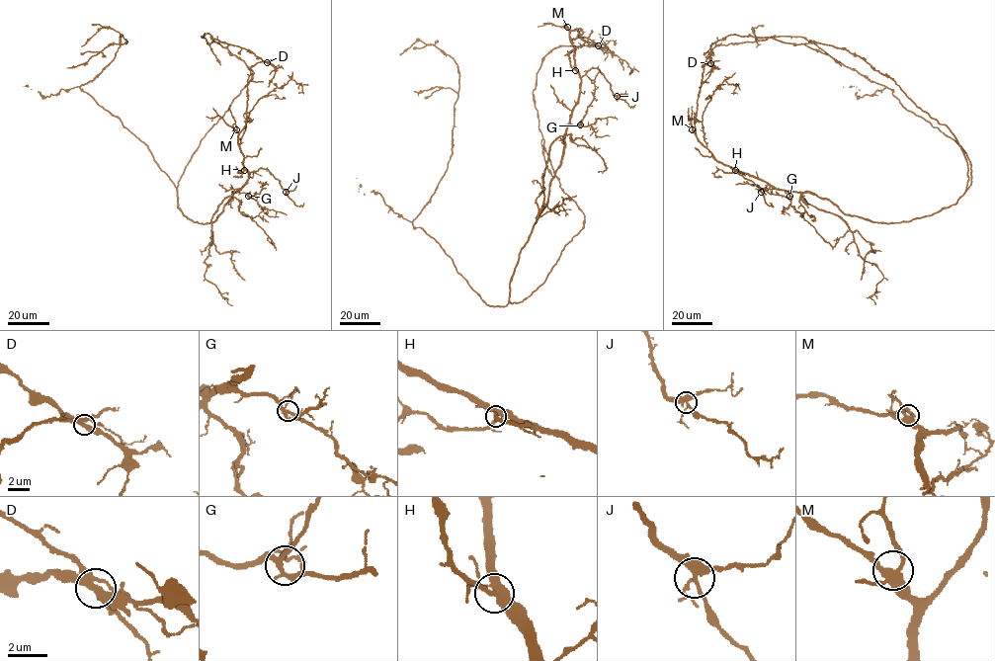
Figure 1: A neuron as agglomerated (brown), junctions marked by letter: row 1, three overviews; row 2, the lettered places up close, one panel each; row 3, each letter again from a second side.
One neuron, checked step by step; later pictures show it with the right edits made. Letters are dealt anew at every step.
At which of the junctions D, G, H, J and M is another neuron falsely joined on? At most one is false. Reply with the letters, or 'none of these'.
none of these

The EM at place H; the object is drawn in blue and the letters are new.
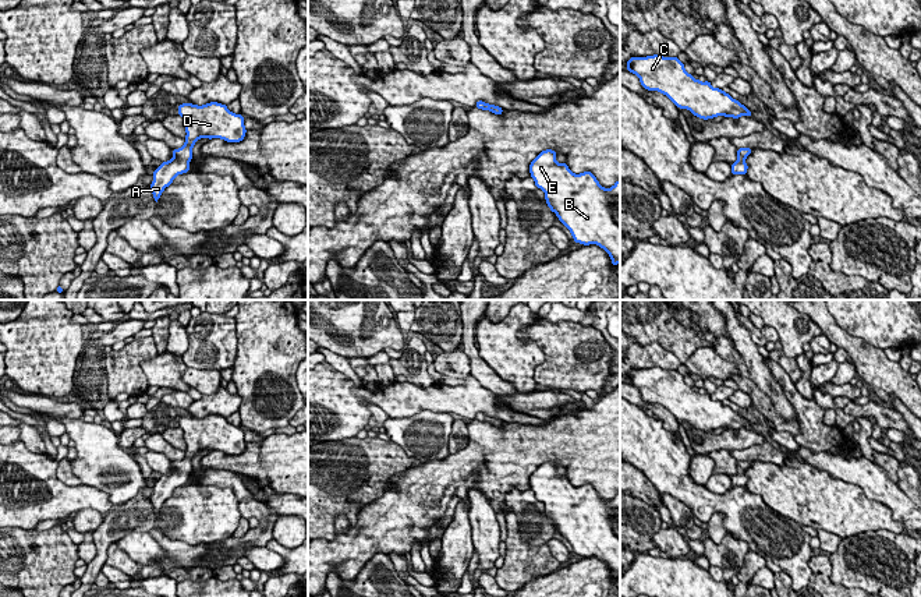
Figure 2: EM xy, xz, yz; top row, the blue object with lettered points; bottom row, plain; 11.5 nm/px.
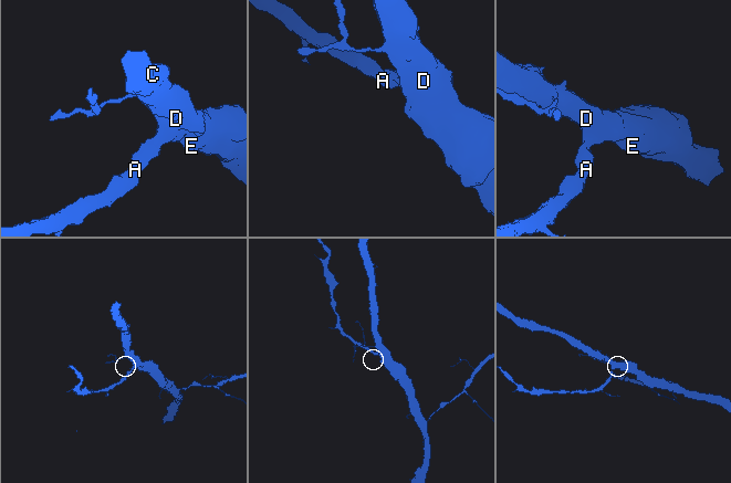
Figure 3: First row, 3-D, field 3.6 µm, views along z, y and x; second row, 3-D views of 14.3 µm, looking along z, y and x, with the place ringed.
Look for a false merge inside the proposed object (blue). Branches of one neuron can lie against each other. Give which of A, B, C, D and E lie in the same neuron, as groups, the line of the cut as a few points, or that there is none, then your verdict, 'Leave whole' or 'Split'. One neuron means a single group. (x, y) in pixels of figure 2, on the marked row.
Groups: A B C D E. No split. Leave whole

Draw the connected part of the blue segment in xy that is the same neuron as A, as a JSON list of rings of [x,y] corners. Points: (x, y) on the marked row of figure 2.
[[[210,102],[202,106],[192,103],[178,105],[178,114],[184,120],[185,144],[183,148],[173,149],[174,158],[162,162],[153,170],[153,181],[150,191],[155,201],[160,198],[166,187],[169,187],[174,177],[189,170],[192,159],[192,146],[201,138],[220,138],[227,142],[240,142],[245,137],[244,116],[235,114],[227,109],[226,105]]]

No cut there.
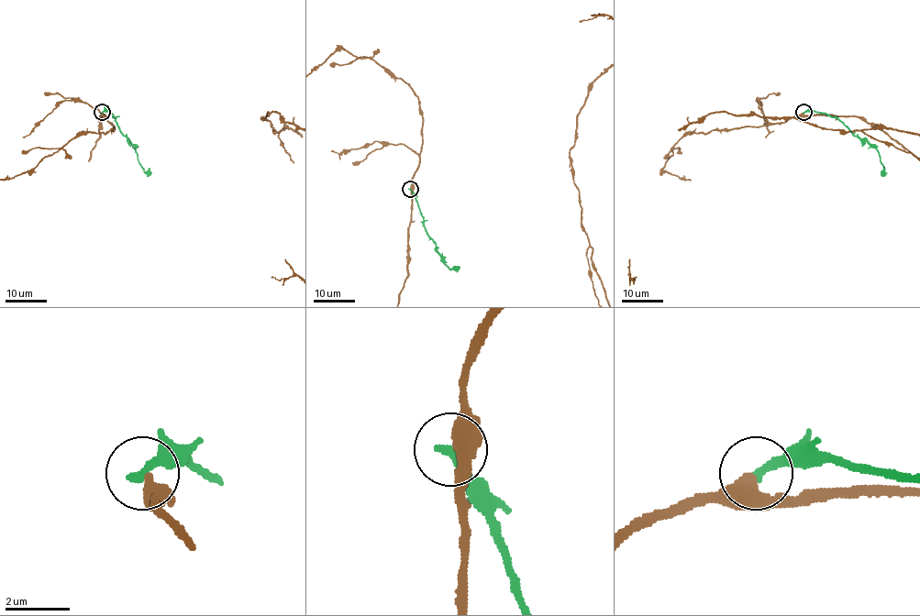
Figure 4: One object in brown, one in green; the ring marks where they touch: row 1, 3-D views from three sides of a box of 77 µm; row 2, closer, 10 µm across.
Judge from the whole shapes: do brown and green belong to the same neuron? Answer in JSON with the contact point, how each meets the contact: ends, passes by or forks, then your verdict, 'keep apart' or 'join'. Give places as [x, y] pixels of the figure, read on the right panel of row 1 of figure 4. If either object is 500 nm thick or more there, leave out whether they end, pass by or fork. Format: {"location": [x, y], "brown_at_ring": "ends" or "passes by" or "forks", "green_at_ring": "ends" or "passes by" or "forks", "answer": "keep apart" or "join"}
{"location": [803, 112], "brown_at_ring": "passes by", "green_at_ring": "ends", "answer": "keep apart"}

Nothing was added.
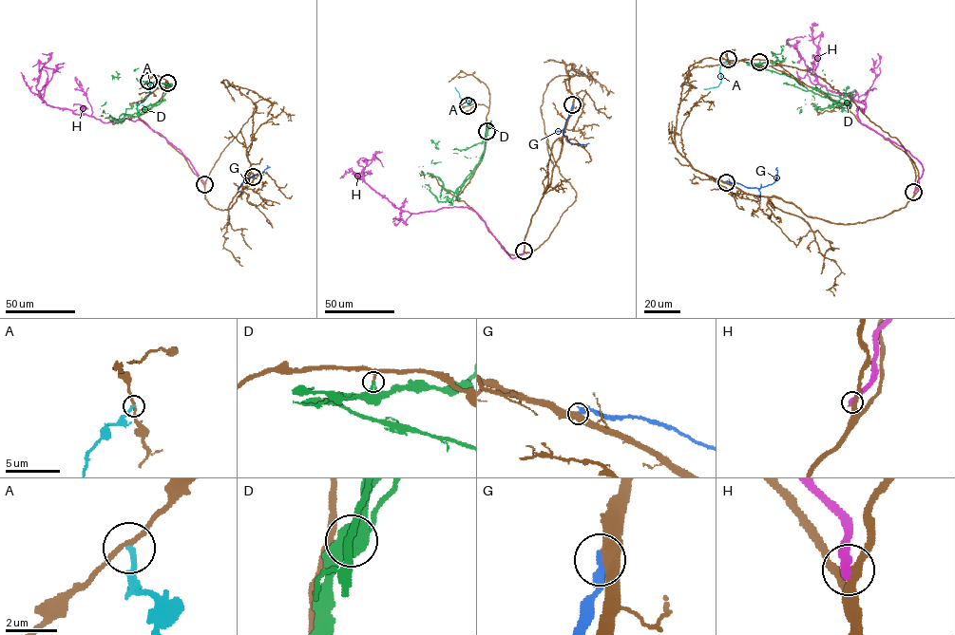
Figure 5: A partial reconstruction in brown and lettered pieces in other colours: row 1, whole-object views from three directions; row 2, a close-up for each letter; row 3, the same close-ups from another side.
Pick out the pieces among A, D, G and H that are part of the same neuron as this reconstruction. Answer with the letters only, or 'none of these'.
none of these

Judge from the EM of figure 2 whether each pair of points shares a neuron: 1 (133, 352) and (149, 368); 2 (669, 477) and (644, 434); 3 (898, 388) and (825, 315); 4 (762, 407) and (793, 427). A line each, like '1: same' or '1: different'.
1: different
2: same
3: same
4: same

